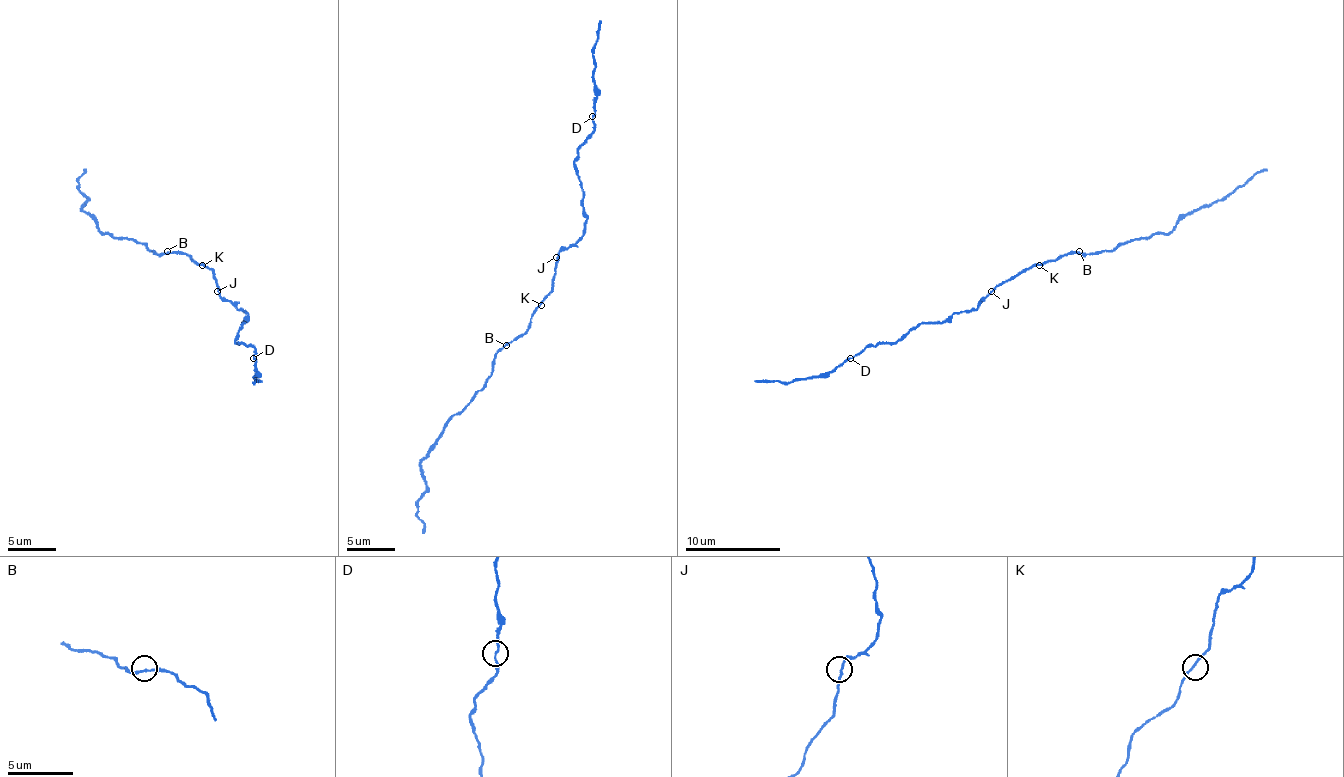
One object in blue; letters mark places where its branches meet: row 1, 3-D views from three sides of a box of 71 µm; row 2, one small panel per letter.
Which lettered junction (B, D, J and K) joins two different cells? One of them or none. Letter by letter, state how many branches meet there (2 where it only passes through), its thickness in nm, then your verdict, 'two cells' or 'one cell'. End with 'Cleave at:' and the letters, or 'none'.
B: branches 2; calibre 150 nm; one cell
D: branches 2; calibre 130 nm; one cell
J: branches 2; calibre 140 nm; one cell
K: branches 2; calibre 160 nm; one cell
Cleave at: none

